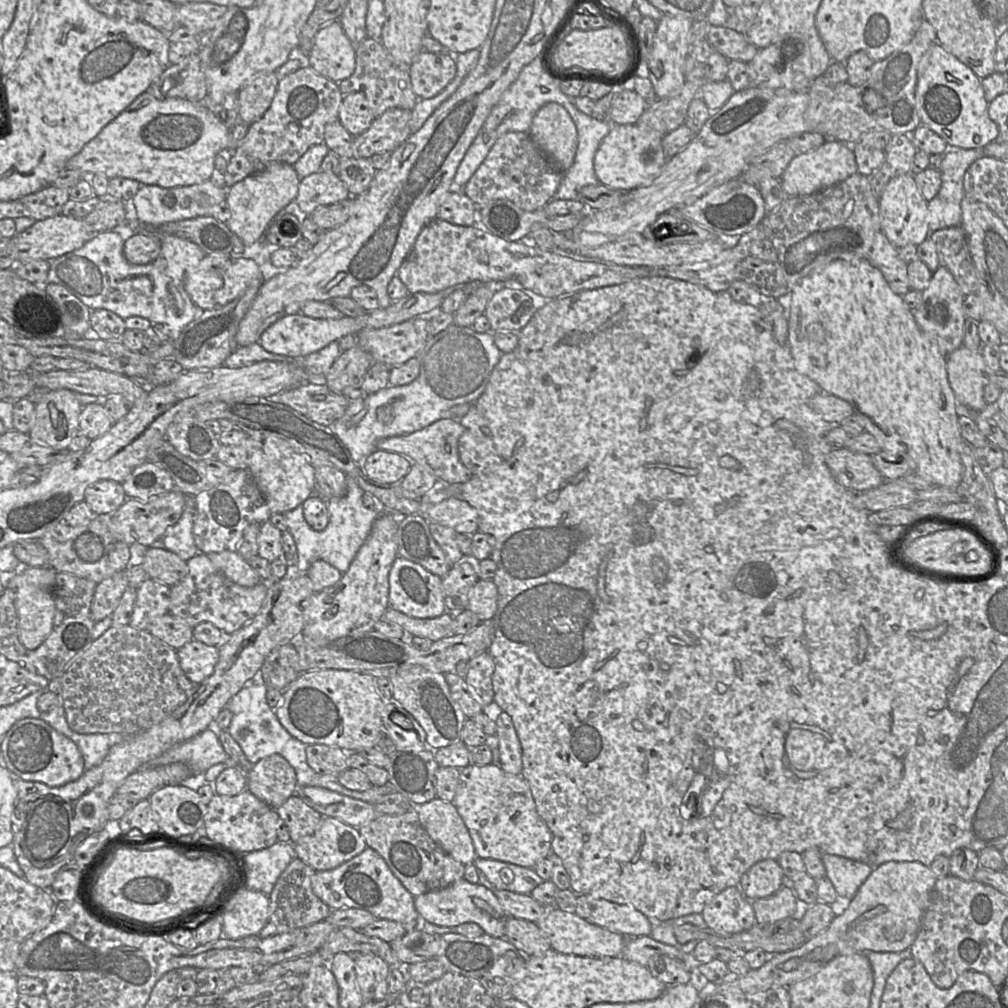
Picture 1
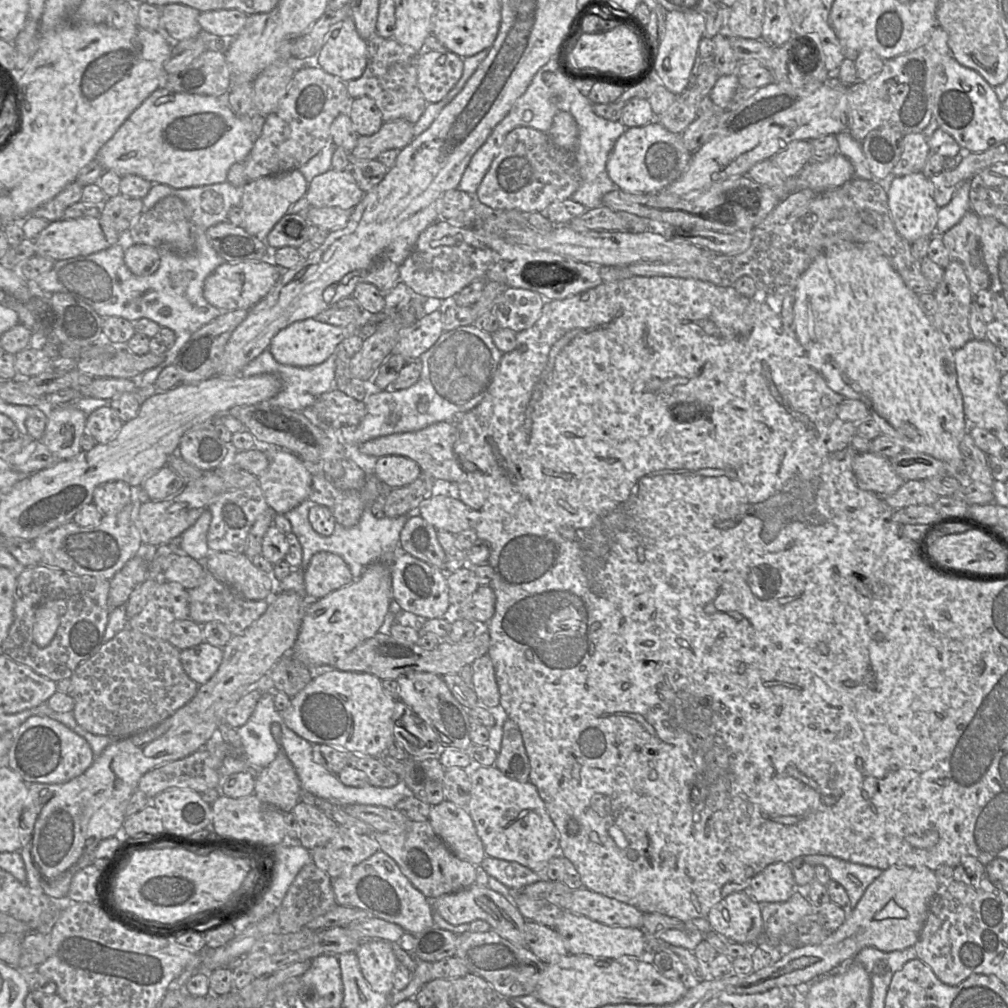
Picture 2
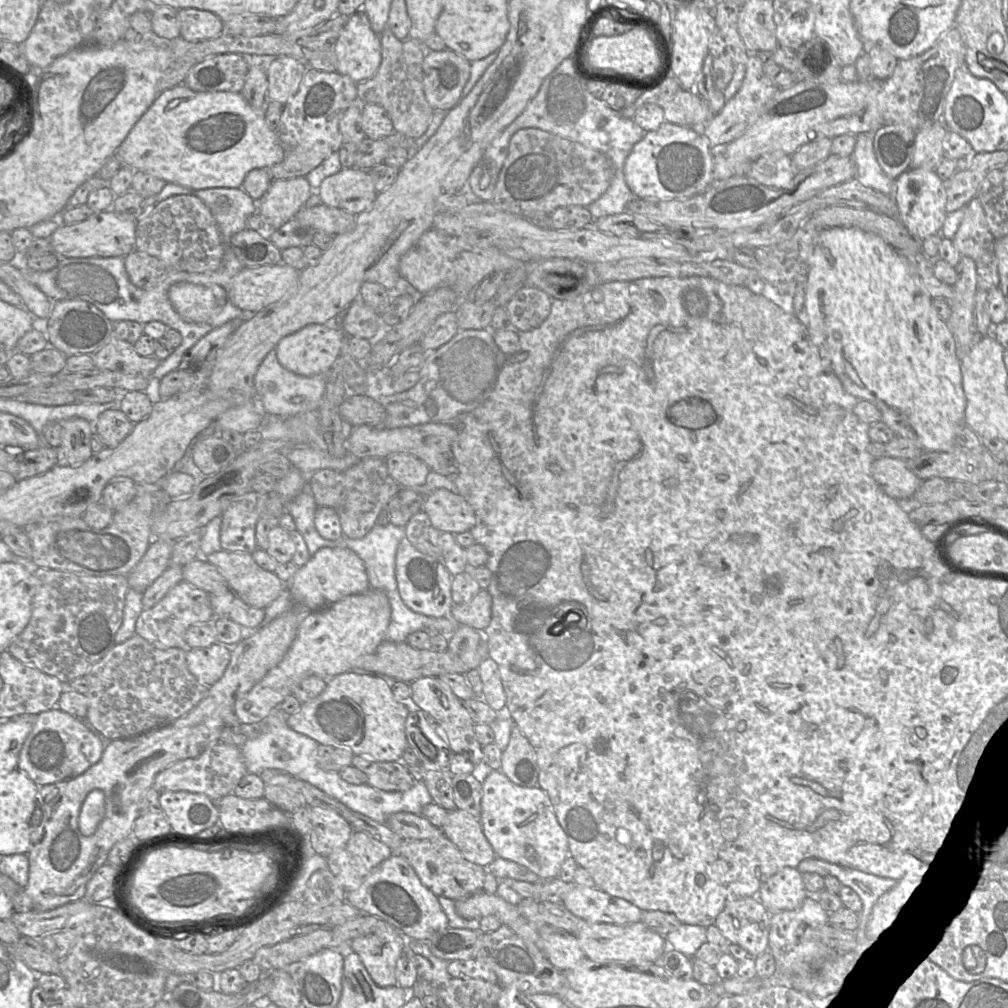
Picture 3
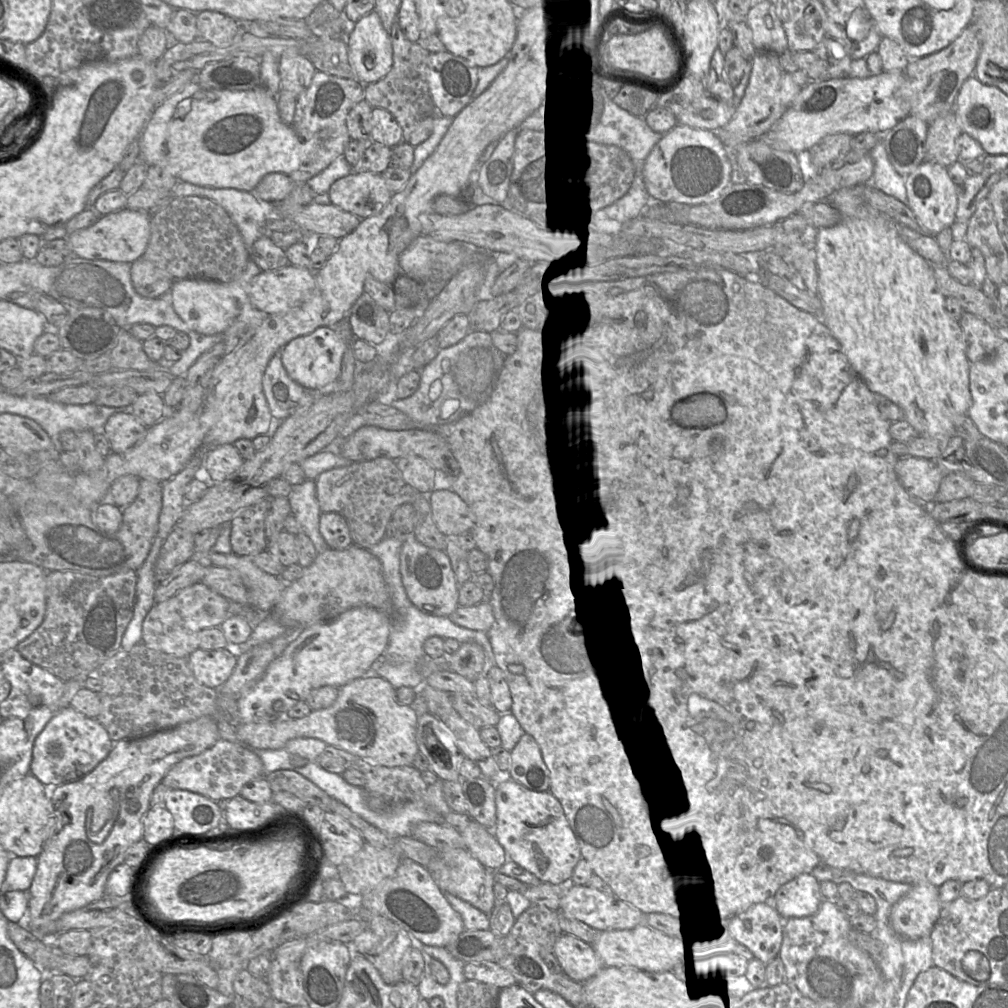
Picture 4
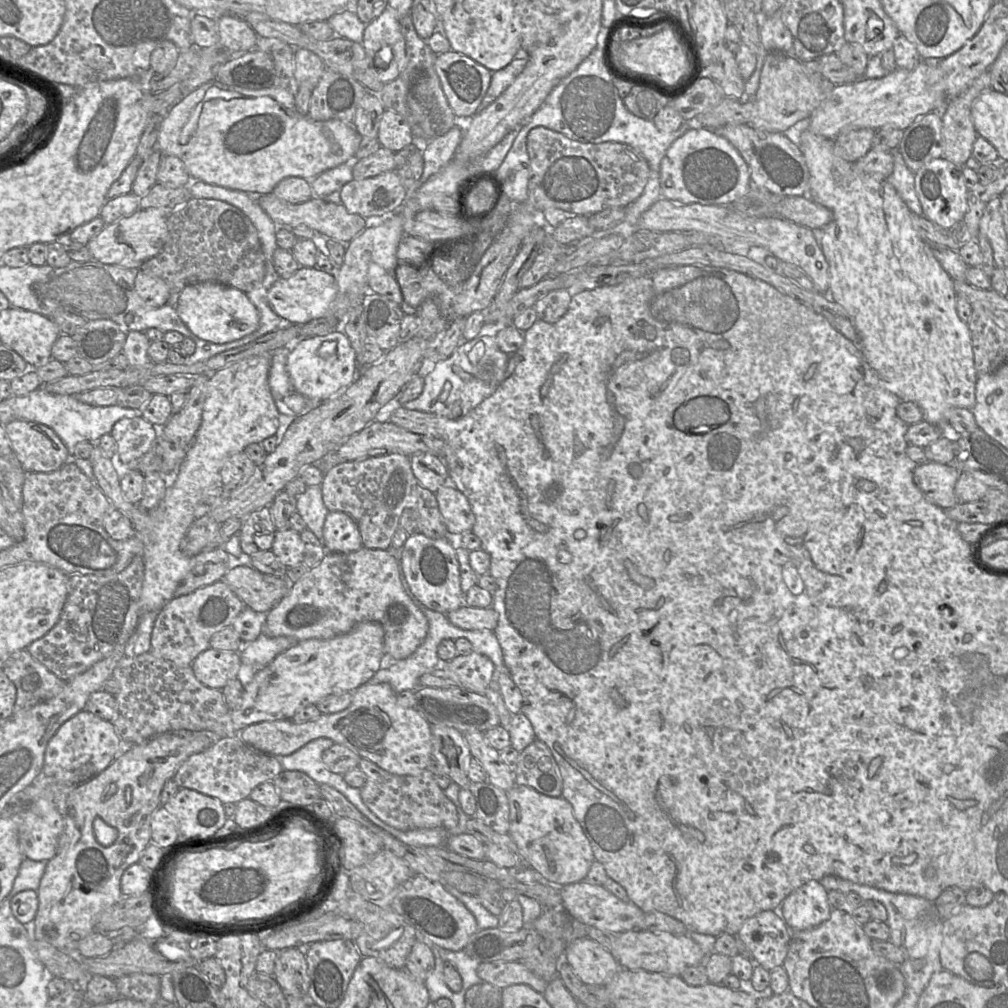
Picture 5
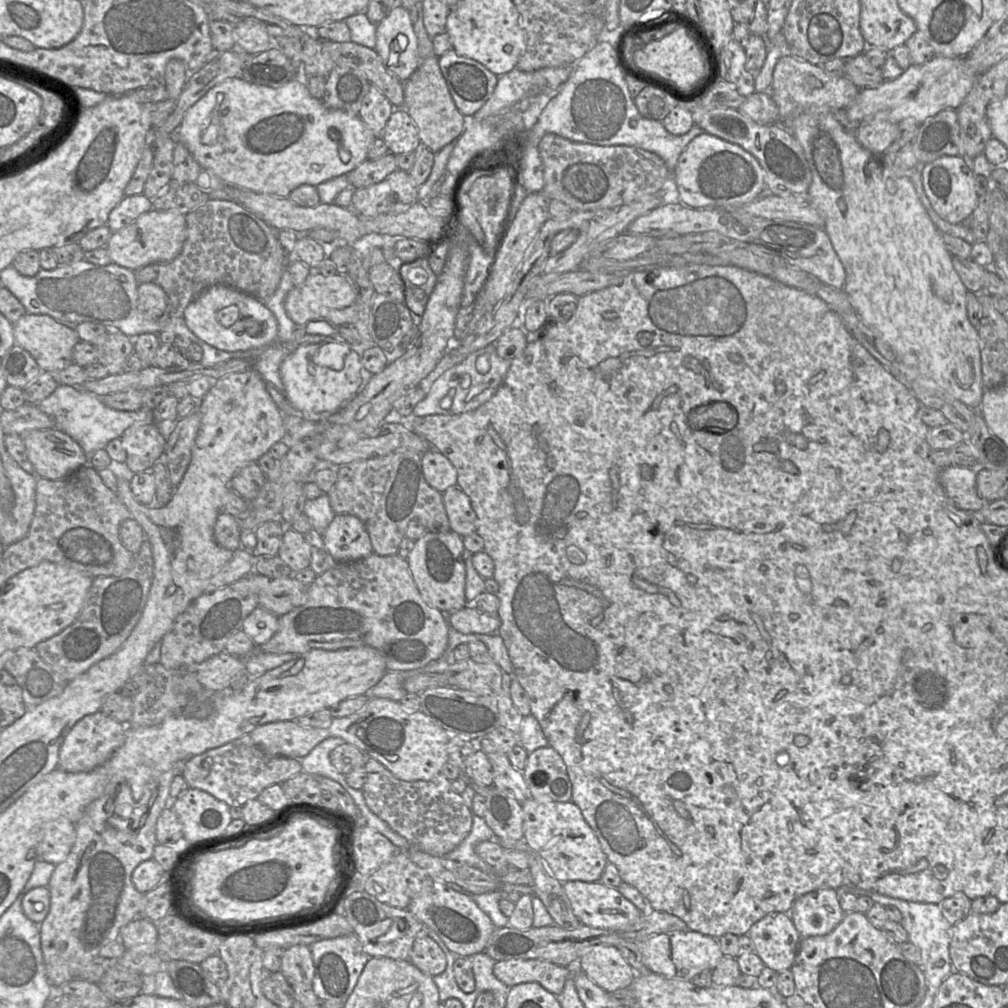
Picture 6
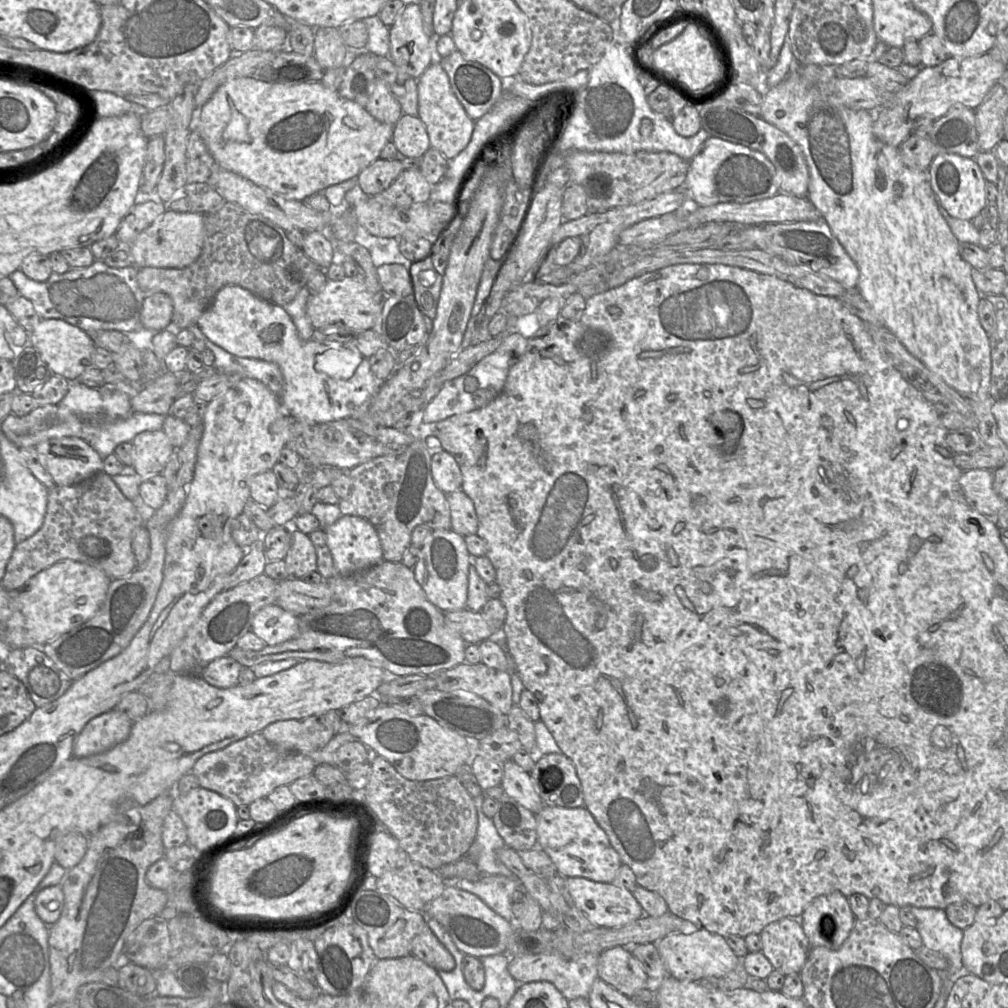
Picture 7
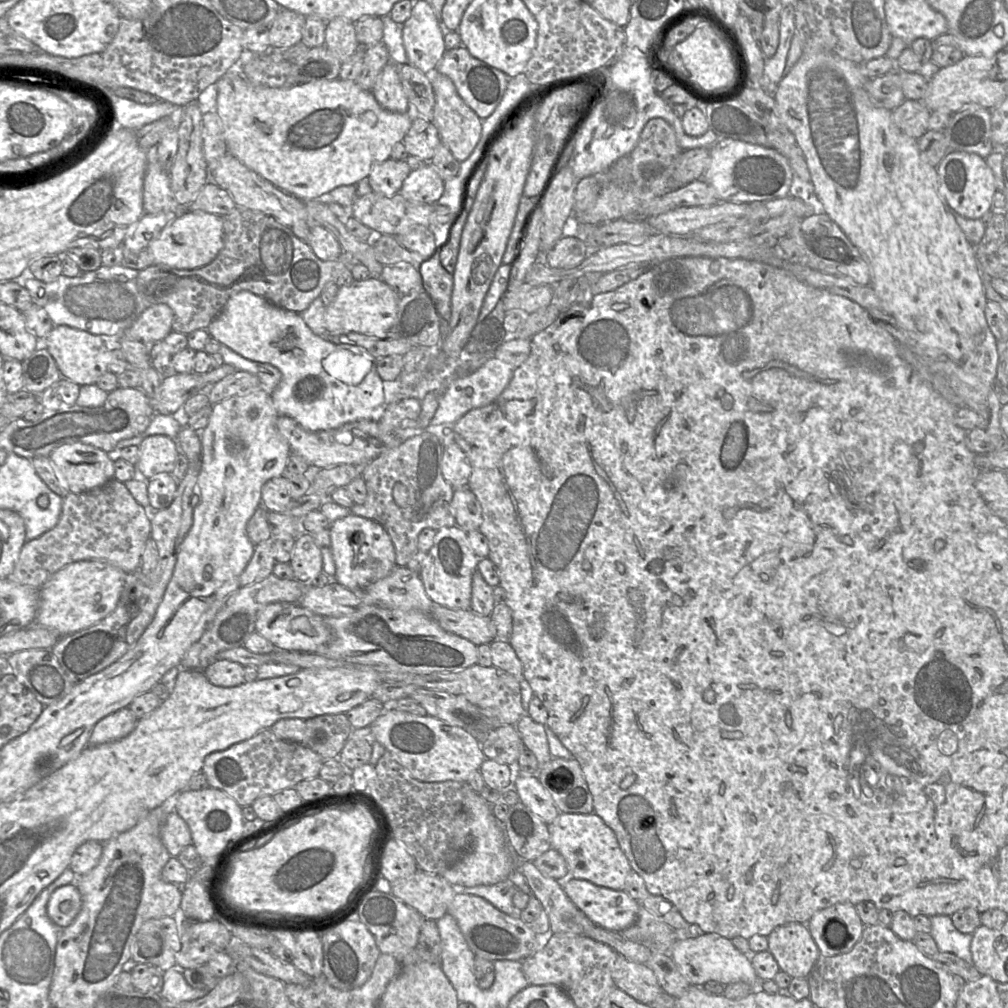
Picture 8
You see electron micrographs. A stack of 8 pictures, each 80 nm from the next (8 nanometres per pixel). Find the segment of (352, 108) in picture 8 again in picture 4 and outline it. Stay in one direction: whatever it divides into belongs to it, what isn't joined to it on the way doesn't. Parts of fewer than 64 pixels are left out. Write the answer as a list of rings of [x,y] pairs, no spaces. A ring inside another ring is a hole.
[[[195,82],[156,108],[139,136],[141,161],[165,168],[180,182],[248,192],[254,192],[267,174],[289,175],[310,162],[320,148],[320,141],[319,135],[313,135],[310,139],[302,138],[291,124],[285,123],[278,110],[277,98],[262,87],[245,91],[207,90]]]

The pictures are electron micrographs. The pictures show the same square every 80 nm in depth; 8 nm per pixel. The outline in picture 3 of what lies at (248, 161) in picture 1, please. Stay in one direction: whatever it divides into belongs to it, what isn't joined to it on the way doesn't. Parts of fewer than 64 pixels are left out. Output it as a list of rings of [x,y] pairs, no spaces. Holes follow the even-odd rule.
[[[308,68],[296,94],[282,109],[278,136],[286,151],[284,159],[268,169],[272,179],[305,177],[344,144],[339,122],[350,106],[358,103],[357,83],[337,72]]]

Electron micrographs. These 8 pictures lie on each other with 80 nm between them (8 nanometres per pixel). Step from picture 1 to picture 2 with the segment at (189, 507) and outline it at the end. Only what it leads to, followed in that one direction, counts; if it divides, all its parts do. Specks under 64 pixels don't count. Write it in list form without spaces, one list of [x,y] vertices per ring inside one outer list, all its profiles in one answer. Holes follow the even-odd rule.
[[[204,511],[196,522],[185,530],[174,542],[181,550],[191,558],[204,562],[205,557],[211,551],[207,544],[207,533],[211,522],[210,511]]]

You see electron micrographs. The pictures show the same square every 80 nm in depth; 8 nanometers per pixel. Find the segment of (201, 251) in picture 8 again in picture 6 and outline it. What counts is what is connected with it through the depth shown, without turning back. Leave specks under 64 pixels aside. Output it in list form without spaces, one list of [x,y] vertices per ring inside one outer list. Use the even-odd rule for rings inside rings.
[[[152,209],[111,234],[106,246],[112,263],[134,272],[154,263],[169,262],[179,255],[187,236],[185,214]]]

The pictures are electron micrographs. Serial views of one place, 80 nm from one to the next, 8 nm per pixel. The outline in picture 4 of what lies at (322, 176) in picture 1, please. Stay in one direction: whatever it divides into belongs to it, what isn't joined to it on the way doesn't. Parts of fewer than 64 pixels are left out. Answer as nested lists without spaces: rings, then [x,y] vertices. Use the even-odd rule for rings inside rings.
[[[352,171],[336,180],[327,194],[331,204],[363,219],[380,213],[393,192],[381,174]]]

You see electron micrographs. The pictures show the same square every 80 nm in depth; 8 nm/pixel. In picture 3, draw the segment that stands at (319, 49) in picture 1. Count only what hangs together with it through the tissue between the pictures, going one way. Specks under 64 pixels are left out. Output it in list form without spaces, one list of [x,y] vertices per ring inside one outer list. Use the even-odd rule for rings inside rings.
[[[362,11],[347,18],[334,46],[337,73],[350,77],[355,83],[366,81],[377,72],[381,60],[381,42],[368,17]]]

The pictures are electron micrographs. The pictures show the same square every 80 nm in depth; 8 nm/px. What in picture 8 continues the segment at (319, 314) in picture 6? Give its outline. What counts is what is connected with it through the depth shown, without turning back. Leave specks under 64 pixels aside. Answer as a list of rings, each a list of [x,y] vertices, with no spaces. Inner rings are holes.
[[[380,277],[354,280],[350,285],[339,287],[334,301],[326,307],[326,330],[335,334],[385,335],[396,323],[398,300],[398,294]]]

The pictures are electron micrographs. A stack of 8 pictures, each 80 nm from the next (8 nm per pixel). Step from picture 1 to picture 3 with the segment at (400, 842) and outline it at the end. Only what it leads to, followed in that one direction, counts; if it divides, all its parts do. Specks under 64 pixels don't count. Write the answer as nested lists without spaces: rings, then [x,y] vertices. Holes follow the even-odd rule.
[[[443,833],[424,840],[403,839],[394,854],[406,859],[420,881],[438,897],[447,897],[456,901],[483,891],[487,869],[465,859]]]

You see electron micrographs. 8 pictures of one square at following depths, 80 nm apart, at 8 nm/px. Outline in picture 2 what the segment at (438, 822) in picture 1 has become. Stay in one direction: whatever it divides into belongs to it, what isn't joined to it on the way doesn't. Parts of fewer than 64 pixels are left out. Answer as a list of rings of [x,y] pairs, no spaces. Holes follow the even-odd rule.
[[[444,800],[431,806],[428,821],[437,836],[459,859],[474,866],[481,865],[486,857],[484,846],[467,810]]]

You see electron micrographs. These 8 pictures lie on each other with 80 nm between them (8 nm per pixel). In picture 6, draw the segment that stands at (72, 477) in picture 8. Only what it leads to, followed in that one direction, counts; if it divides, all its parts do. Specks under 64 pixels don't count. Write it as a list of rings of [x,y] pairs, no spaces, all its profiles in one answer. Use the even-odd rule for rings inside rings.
[[[56,428],[30,430],[21,439],[37,477],[60,480],[89,464],[78,443]]]

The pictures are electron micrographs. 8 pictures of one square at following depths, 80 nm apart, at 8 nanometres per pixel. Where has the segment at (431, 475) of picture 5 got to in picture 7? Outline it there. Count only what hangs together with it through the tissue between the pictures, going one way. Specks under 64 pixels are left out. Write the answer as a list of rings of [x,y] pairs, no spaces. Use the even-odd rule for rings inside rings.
[[[436,451],[431,460],[432,477],[445,494],[462,488],[463,476],[455,458],[446,451]]]

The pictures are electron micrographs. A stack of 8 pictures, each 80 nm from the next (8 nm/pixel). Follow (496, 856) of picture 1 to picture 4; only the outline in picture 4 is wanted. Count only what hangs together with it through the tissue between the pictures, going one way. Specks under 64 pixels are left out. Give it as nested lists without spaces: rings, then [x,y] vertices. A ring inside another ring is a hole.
[[[508,774],[495,784],[496,826],[493,834],[504,848],[508,860],[527,869],[542,882],[570,884],[573,870],[582,858],[576,837],[558,799],[550,791],[534,791],[509,778]]]

